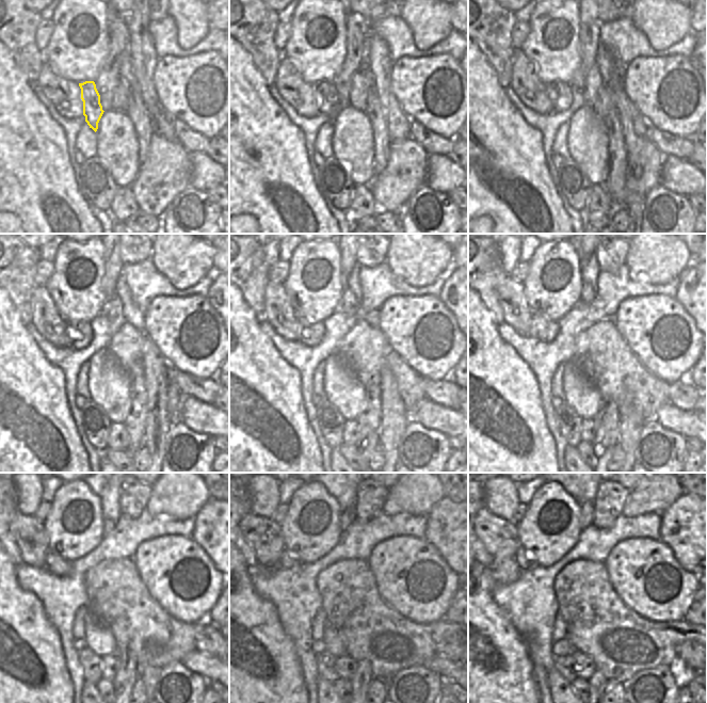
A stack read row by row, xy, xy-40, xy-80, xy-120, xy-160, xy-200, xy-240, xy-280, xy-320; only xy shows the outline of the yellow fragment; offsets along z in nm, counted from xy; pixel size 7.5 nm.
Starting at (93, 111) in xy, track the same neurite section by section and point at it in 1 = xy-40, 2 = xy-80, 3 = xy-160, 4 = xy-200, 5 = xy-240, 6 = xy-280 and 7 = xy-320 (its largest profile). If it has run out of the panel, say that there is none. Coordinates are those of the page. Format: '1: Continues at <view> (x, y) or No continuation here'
1: Continues at xy-40 (328, 97)
2: Continues at xy-80 (561, 95)
3: Continues at xy-160 (312, 332)
4: Continues at xy-200 (541, 328)
5: Continues at xy-240 (59, 566)
6: Continues at xy-280 (287, 561)
7: Continues at xy-320 (524, 561)

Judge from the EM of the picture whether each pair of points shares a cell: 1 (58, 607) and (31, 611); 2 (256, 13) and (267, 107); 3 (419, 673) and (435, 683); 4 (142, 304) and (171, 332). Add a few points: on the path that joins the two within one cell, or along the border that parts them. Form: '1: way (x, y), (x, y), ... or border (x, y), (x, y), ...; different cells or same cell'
1: border (29, 590), (42, 603), (48, 621), (57, 632); different cells
2: border (250, 56), (253, 64), (269, 86); different cells
3: way (423, 676), (431, 683); same cell
4: border (169, 296), (156, 296), (144, 312); different cells

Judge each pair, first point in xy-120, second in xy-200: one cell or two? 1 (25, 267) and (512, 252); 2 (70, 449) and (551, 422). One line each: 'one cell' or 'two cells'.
1: two cells
2: two cells

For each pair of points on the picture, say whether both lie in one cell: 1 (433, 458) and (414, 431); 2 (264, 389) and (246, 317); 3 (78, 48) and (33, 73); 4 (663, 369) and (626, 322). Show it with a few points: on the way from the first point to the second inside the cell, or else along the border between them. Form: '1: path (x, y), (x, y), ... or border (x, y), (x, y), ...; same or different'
1: path (427, 451), (417, 442), (416, 437); same
2: path (246, 371), (246, 335); same
3: border (42, 51), (42, 56), (45, 59); different
4: path (657, 357), (651, 347), (638, 334); same

